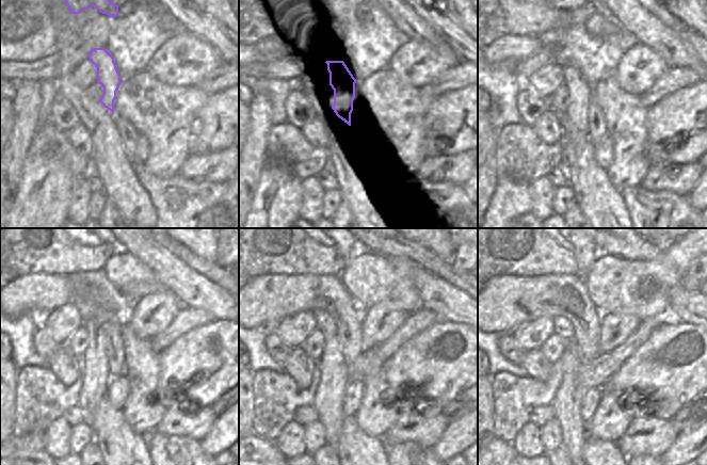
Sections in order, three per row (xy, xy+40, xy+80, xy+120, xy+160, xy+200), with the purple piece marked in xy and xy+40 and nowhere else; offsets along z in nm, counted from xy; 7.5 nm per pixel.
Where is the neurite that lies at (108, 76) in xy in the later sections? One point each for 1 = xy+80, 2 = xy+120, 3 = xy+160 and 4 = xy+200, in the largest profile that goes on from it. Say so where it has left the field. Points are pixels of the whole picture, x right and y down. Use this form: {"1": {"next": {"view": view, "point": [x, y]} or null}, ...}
{"1": {"next": {"view": "xy+80", "point": [576, 114]}}, "2": {"next": {"view": "xy+120", "point": [96, 378]}}, "3": {"next": {"view": "xy+160", "point": [327, 402]}}, "4": {"next": {"view": "xy+200", "point": [566, 403]}}}

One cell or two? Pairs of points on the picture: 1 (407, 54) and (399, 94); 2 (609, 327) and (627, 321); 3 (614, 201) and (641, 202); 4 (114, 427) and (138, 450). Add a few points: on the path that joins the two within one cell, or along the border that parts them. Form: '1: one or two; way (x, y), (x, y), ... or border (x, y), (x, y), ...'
1: two; border (387, 68), (401, 83), (420, 89)
2: one; way (613, 327), (623, 325)
3: two; border (621, 191), (623, 202), (630, 217)
4: one; way (119, 432), (132, 445)

